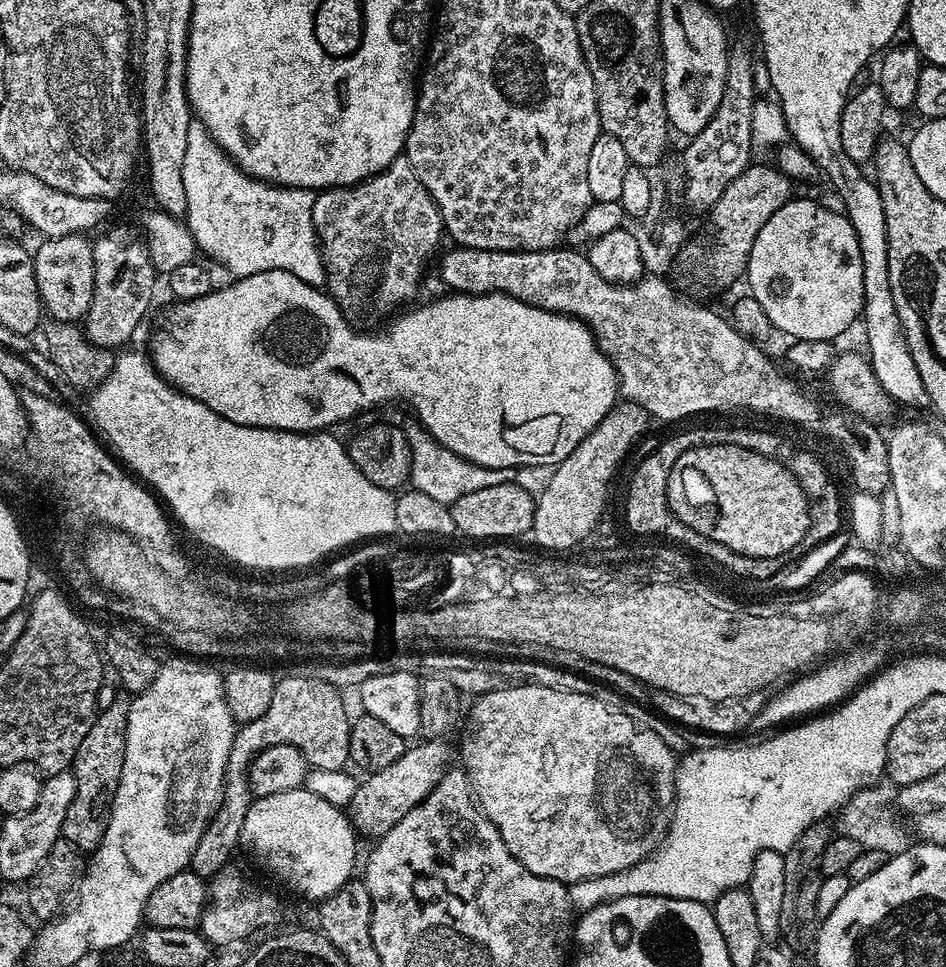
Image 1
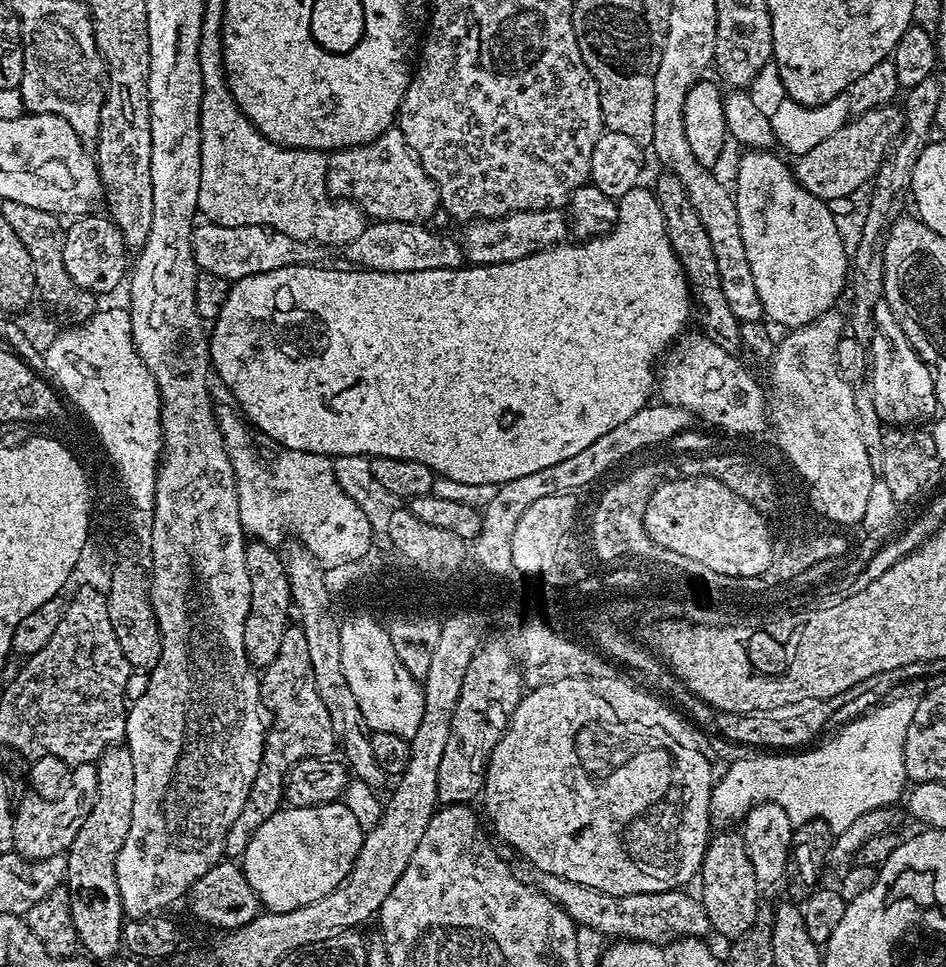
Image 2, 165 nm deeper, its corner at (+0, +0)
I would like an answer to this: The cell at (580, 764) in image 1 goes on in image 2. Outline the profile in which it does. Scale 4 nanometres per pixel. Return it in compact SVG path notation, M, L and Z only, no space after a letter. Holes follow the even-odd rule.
M570 680L562 682L554 682L552 685L538 686L531 690L525 691L521 695L518 706L514 710L512 720L508 724L508 729L504 732L504 736L494 746L492 756L488 759L488 772L484 775L484 791L482 793L482 801L484 800L484 808L488 811L488 816L492 819L492 824L496 827L496 832L513 848L516 852L521 852L530 863L536 868L541 868L541 873L549 876L557 876L558 878L566 878L570 882L578 882L583 888L592 888L595 892L605 892L607 896L629 896L630 894L650 894L651 892L674 892L683 889L684 884L688 884L697 879L698 873L704 866L704 855L708 849L708 841L710 839L710 831L708 832L708 824L713 823L712 819L712 785L714 783L714 772L712 776L713 761L702 754L698 754L695 750L686 750L681 747L680 743L674 742L670 735L666 734L661 728L651 728L641 723L633 723L629 719L623 719L621 715L611 708L610 704L604 698L600 698L596 693L595 687L589 681Z

